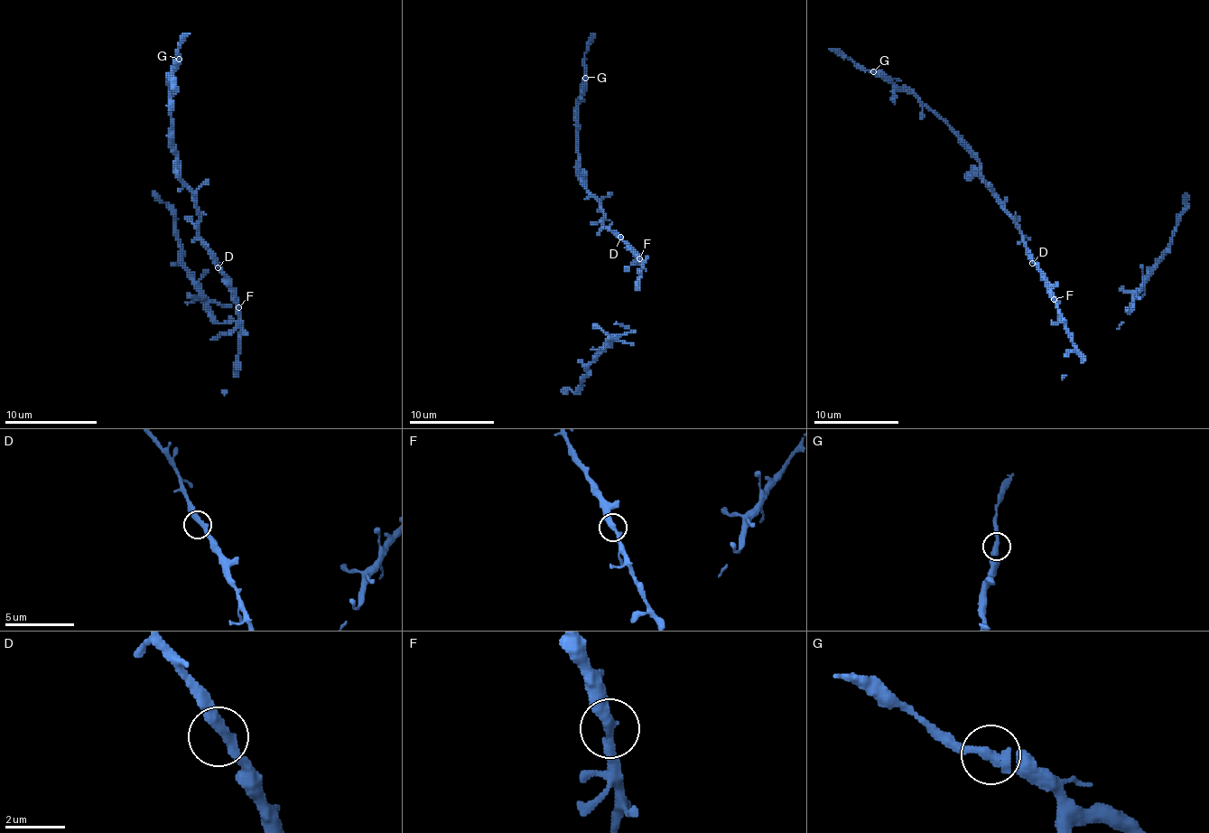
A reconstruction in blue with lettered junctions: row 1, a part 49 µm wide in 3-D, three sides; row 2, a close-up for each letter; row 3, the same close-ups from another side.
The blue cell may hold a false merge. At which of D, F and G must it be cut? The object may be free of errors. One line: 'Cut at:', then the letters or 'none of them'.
Cut at: none of them

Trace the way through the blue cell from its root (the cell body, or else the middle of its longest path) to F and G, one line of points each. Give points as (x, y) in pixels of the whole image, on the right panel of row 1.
F: (1035, 258), (1041, 277), (1054, 299)
G: (1035, 258), (1024, 242), (1016, 219), (983, 178), (977, 154), (912, 93), (899, 91), (873, 72)

